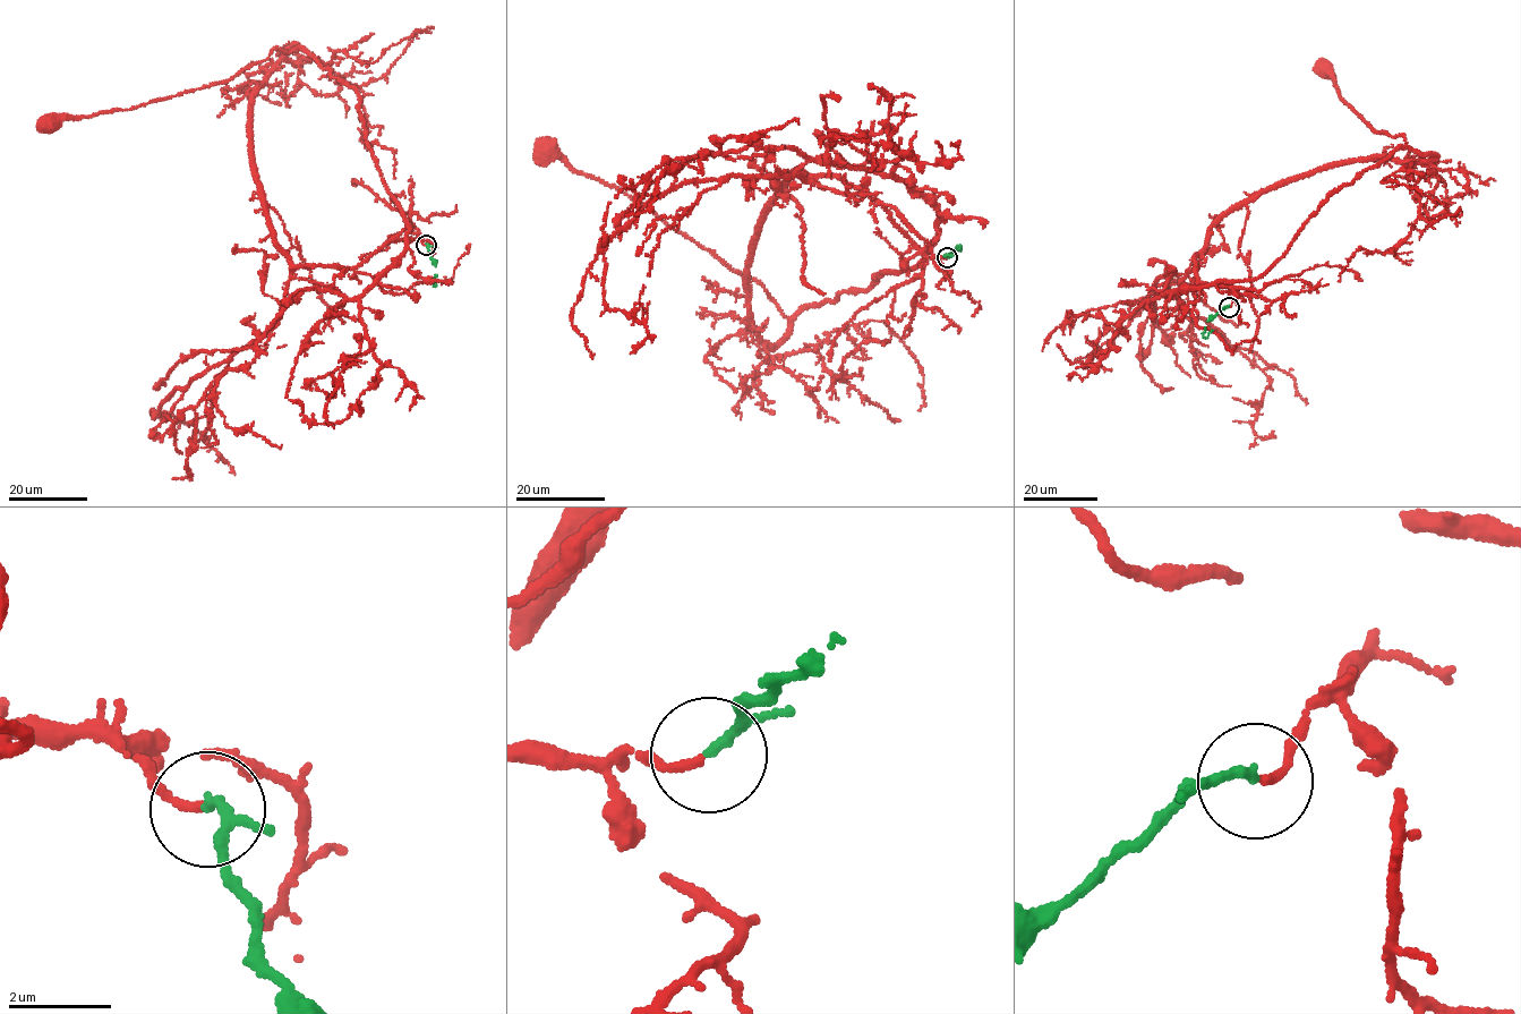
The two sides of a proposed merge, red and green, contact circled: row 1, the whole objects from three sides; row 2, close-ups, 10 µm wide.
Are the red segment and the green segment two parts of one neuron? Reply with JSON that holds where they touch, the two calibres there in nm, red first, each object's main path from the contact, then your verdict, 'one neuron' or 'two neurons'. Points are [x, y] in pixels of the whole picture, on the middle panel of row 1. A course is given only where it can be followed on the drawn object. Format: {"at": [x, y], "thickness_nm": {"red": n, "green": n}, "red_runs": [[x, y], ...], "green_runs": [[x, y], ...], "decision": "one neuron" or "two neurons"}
{"at": [947, 257], "thickness_nm": {"red": 150, "green": 130}, "red_runs": [[947, 257], [922, 252], [940, 235], [937, 227], [939, 239], [914, 267], [787, 317], [755, 281], [547, 150]], "green_runs": [[947, 257], [960, 247], [951, 255], [943, 255]], "decision": "one neuron"}

